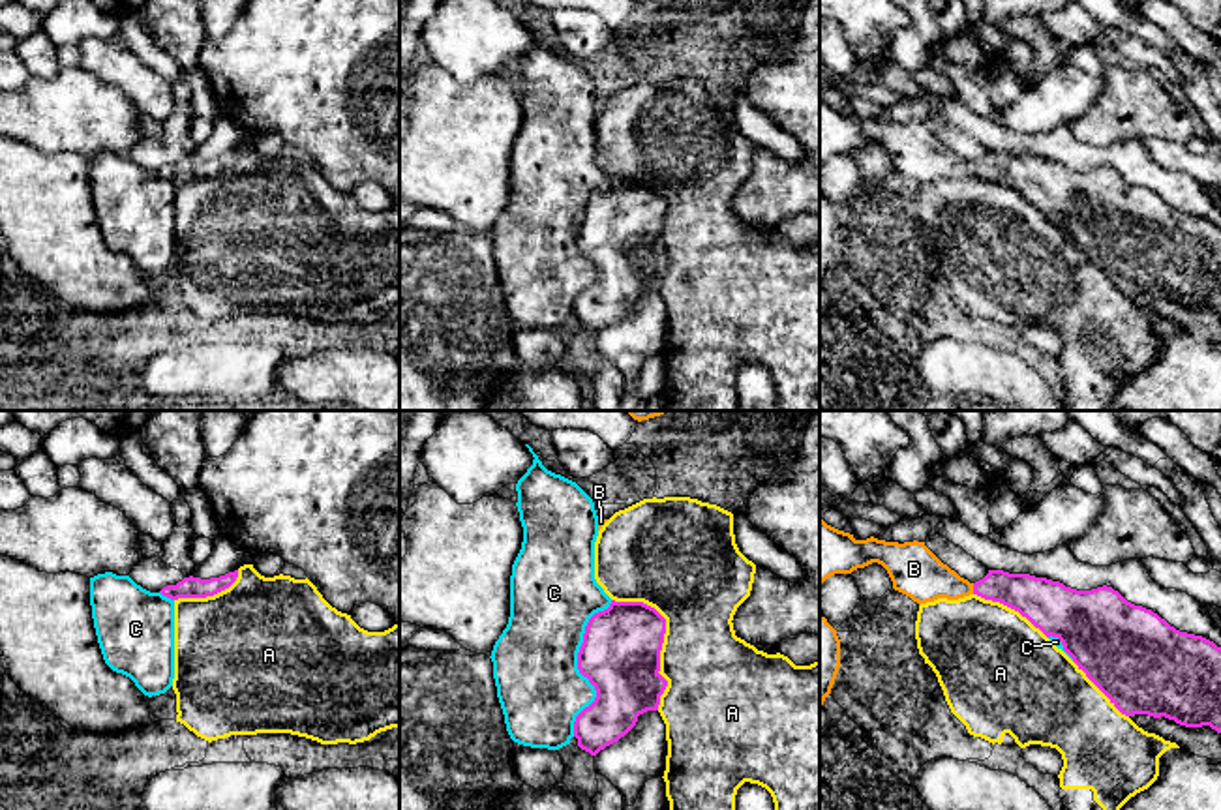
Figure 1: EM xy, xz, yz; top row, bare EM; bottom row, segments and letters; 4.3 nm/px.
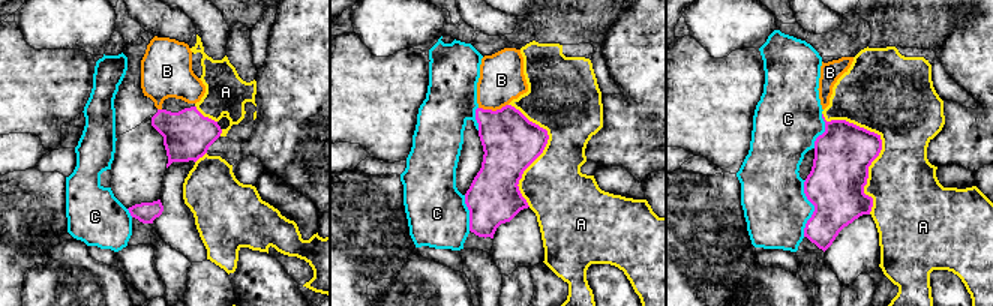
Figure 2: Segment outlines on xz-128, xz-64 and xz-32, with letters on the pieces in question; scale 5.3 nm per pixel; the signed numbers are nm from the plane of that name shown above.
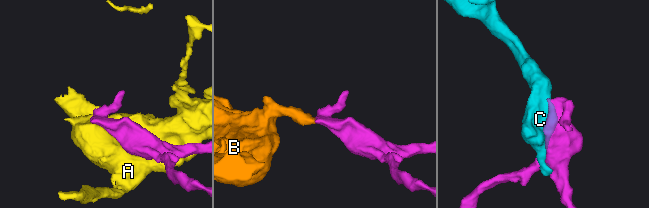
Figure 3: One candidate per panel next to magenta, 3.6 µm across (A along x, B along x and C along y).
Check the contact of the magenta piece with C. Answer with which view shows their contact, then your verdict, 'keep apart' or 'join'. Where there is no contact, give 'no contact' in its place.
xz | keep apart

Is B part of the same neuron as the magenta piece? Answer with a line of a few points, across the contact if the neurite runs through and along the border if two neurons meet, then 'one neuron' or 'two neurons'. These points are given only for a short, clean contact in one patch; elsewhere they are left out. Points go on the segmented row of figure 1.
yz (1028, 595), (1013, 589), (974, 589), (953, 587), (919, 574) | one neuron

